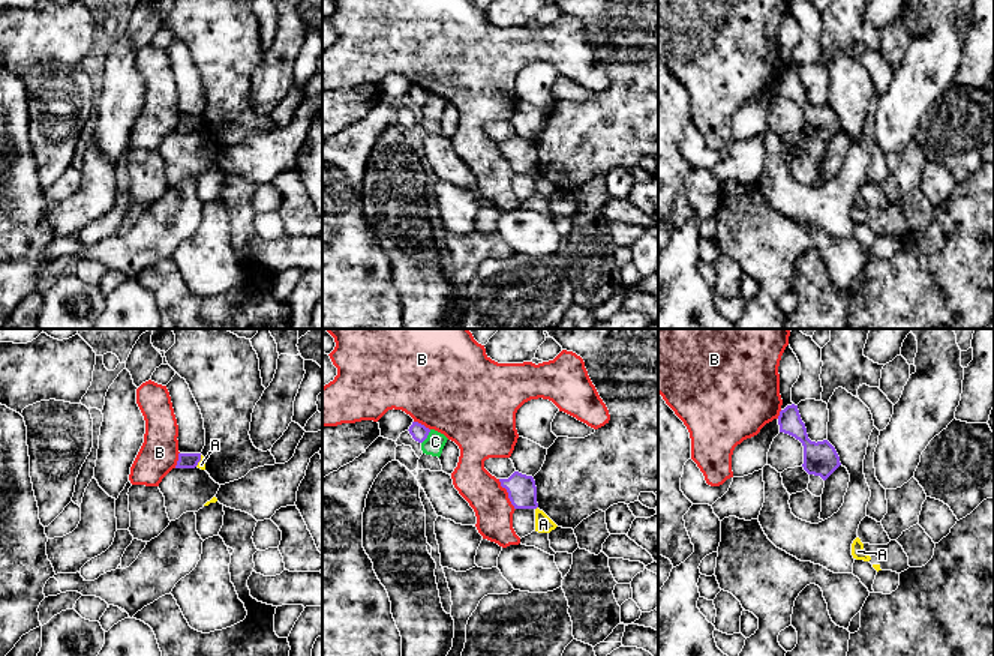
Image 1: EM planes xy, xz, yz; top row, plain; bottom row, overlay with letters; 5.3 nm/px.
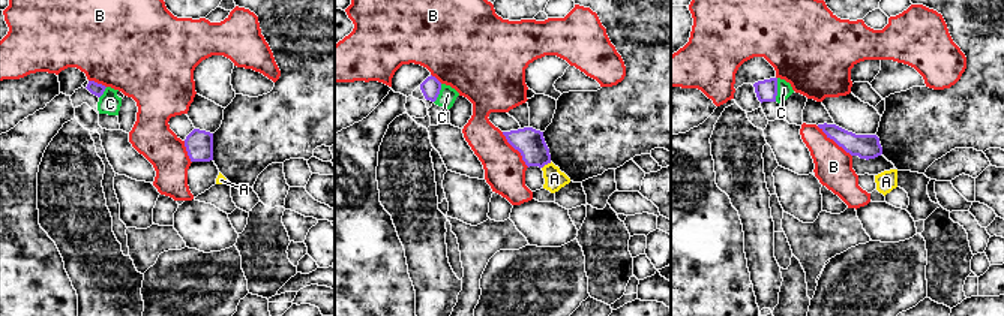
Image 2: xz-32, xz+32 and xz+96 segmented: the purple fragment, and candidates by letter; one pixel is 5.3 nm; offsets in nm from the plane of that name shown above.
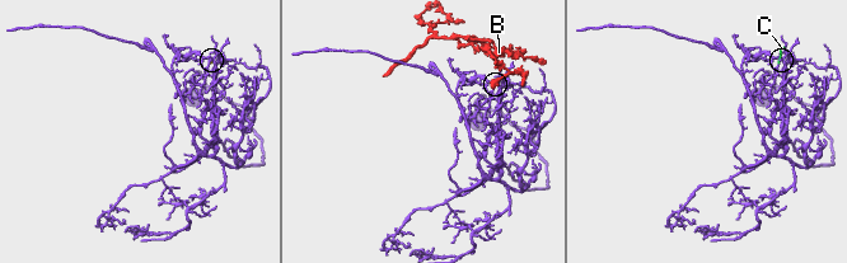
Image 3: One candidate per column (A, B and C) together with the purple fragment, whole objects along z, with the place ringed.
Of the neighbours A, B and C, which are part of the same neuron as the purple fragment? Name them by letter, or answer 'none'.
none

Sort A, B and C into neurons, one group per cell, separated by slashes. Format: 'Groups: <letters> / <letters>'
Groups: A / B / C

